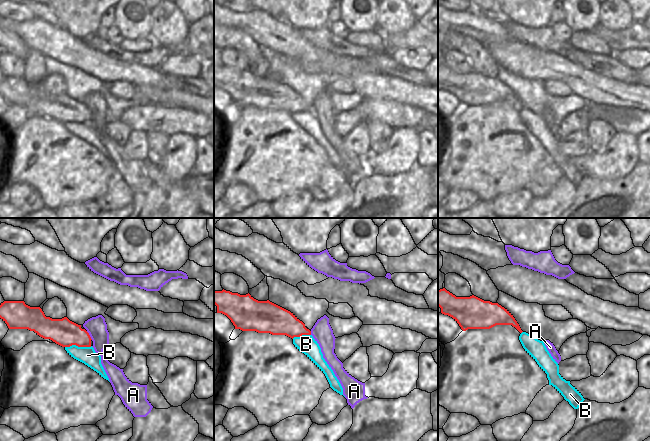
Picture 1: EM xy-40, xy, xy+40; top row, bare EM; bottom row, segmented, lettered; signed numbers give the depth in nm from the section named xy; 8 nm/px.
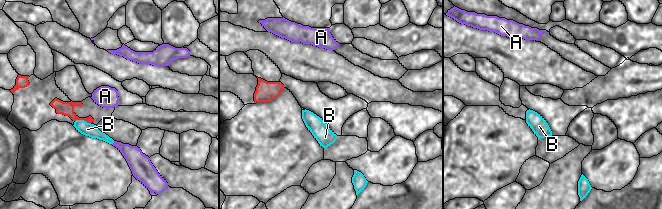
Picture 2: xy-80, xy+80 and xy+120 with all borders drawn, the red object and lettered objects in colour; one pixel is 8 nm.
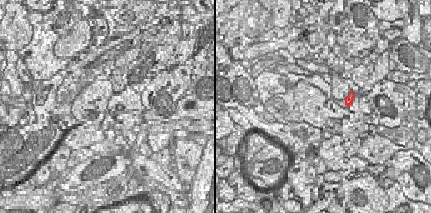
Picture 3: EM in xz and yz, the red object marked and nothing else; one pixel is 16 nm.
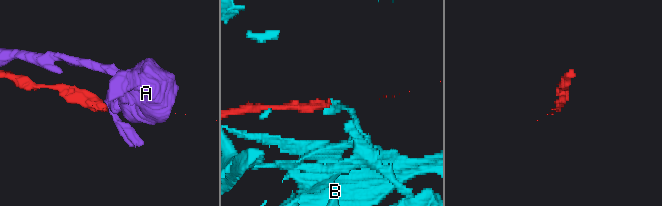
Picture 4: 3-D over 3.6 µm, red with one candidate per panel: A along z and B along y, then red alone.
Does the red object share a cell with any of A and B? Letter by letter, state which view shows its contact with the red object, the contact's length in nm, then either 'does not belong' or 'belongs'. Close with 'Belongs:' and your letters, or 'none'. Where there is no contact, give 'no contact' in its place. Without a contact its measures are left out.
A: meets red in xy-40; contact 90 nm long; does not belong
B: meets red in xy-40; contact 220 nm long; does not belong
Belongs: none

